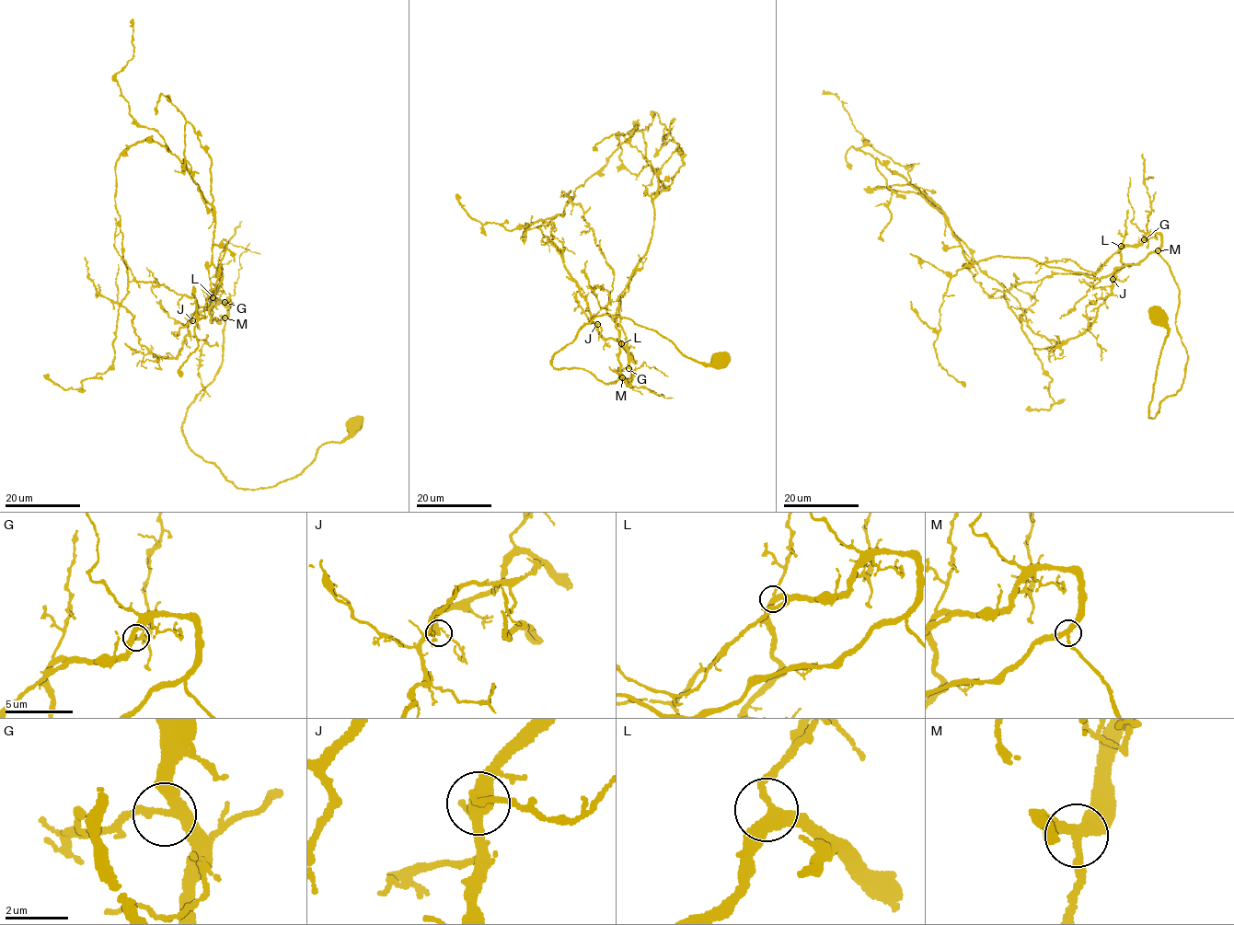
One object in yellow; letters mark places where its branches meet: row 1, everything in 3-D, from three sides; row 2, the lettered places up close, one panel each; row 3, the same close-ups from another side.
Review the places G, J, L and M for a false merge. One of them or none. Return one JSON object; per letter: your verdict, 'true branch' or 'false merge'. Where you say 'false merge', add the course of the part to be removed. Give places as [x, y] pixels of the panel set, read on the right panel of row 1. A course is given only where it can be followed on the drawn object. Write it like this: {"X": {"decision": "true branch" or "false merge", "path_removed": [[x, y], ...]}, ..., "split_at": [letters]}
{"G": {"decision": "true branch"}, "J": {"decision": "true branch"}, "L": {"decision": "true branch"}, "M": {"decision": "true branch"}, "split_at": []}

